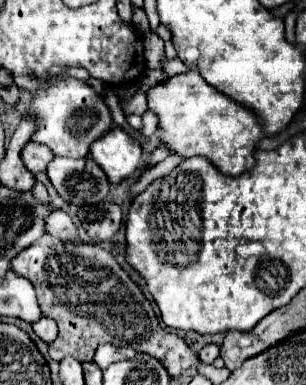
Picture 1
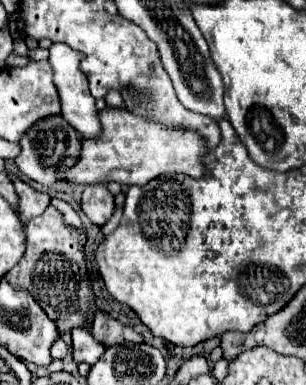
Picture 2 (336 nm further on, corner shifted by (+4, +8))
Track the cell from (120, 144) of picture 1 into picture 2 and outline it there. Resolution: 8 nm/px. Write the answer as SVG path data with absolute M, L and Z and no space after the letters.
M53 44L53 48L49 48L49 64L53 68L53 84L59 92L61 98L61 116L83 136L83 138L93 138L101 132L101 122L97 116L97 108L95 108L95 98L89 92L87 86L87 76L79 70L79 60L81 56L77 56L77 52L73 52L67 44Z

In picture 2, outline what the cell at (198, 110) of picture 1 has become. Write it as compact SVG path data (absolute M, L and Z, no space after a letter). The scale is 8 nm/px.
M103 108L99 112L101 134L97 138L81 138L81 154L63 178L69 184L107 184L119 182L123 186L143 186L149 180L167 174L181 172L191 178L201 178L205 168L201 158L207 154L205 142L197 132L189 130L171 130L161 128L161 124L153 124L147 118L133 116L123 112L123 108Z

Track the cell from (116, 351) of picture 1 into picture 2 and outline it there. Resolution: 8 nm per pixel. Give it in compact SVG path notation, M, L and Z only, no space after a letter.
M97 312L91 334L97 340L103 340L105 346L111 346L111 344L123 342L123 328L125 326L119 320L113 320L107 312Z

